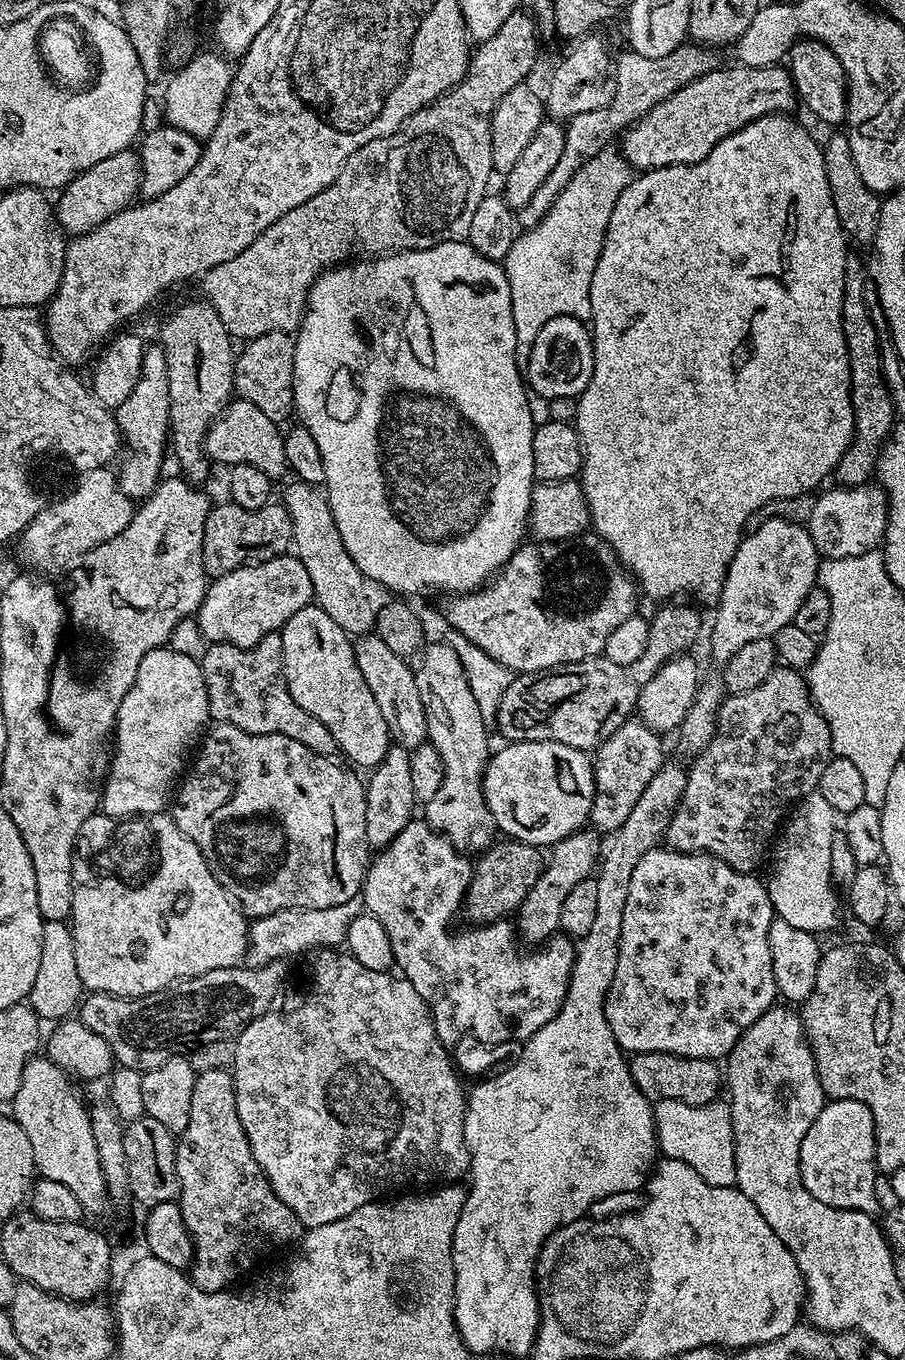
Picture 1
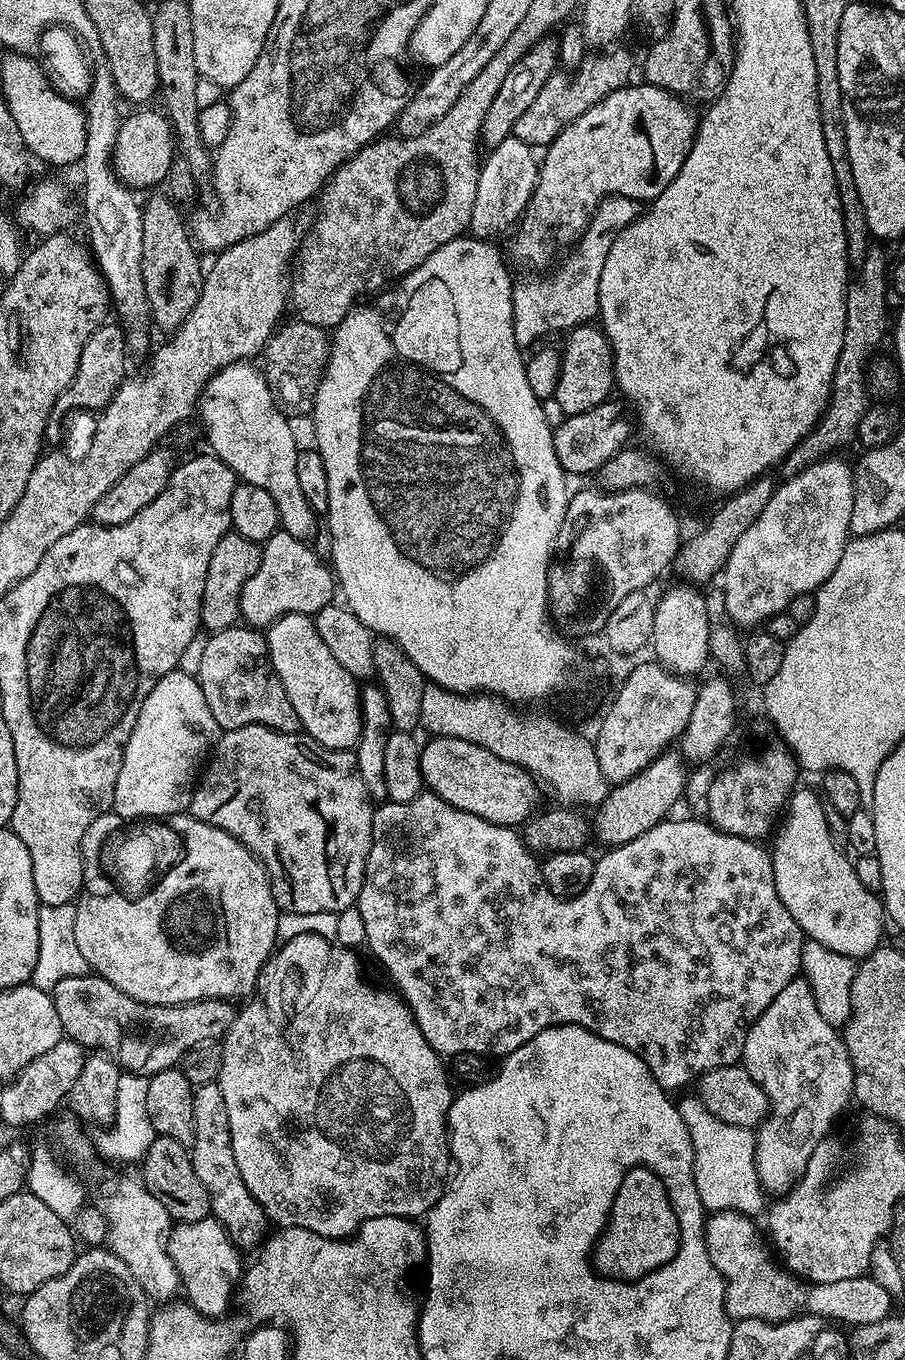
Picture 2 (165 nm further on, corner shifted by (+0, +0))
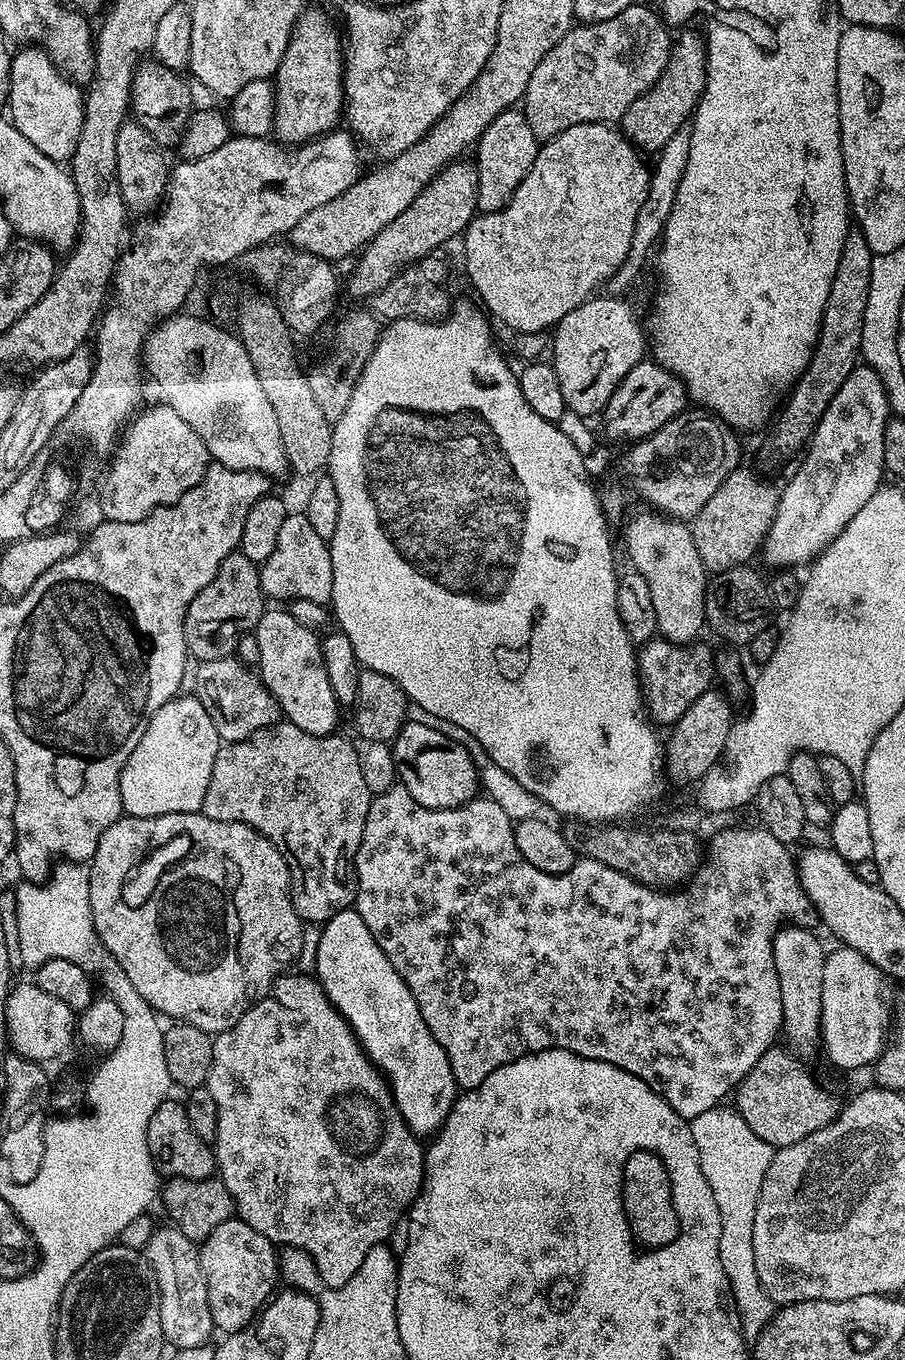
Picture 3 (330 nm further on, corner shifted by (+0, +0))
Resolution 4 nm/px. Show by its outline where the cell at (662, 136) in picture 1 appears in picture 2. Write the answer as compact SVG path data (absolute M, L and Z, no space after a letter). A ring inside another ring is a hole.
M647 82L636 83L629 83L606 94L606 98L590 106L586 114L574 118L574 122L566 125L552 139L551 144L543 149L536 189L511 233L511 259L516 259L522 267L536 268L532 270L551 269L557 257L571 249L588 229L592 215L605 199L609 196L625 196L628 200L641 202L657 200L662 190L674 182L678 170L682 170L696 140L698 112L692 109L695 107L683 96L675 96L665 88Z

